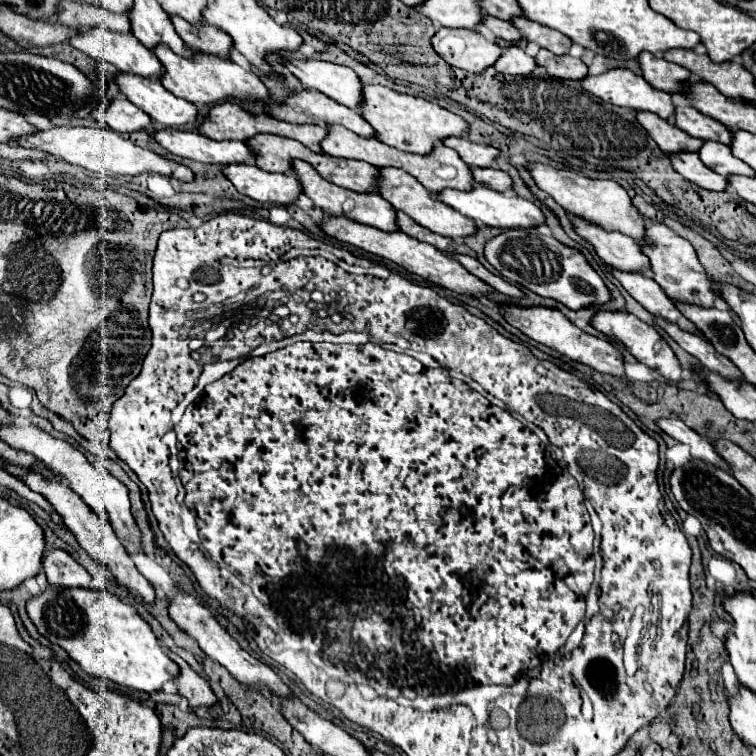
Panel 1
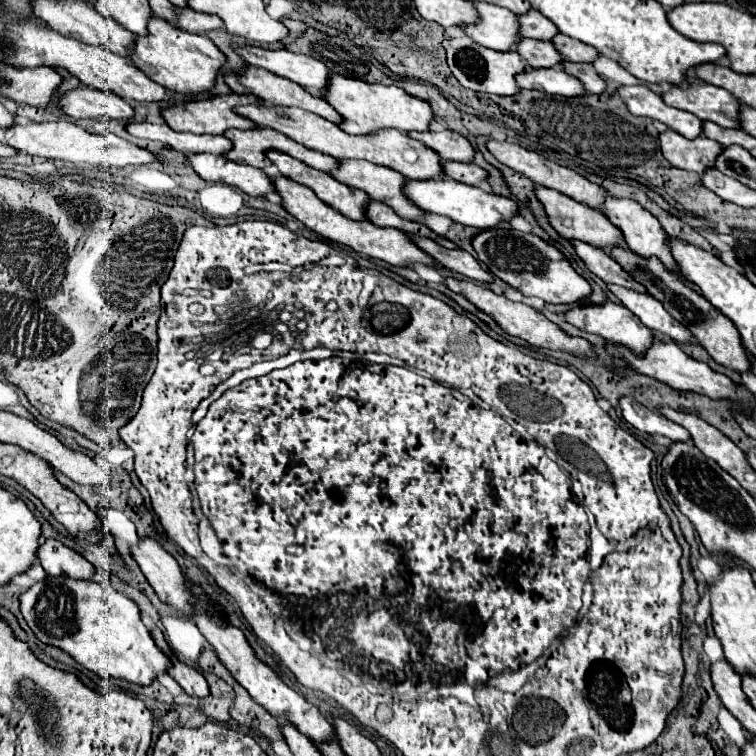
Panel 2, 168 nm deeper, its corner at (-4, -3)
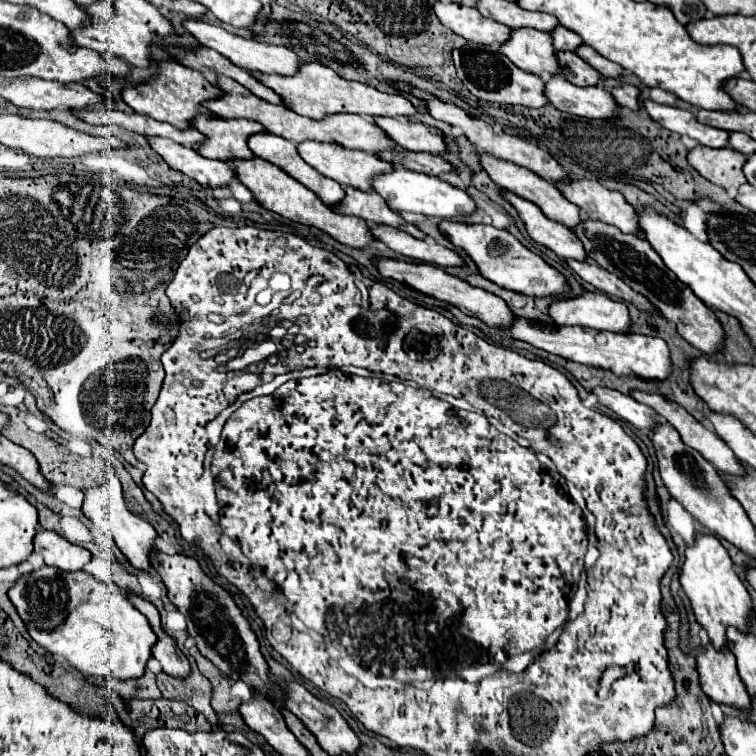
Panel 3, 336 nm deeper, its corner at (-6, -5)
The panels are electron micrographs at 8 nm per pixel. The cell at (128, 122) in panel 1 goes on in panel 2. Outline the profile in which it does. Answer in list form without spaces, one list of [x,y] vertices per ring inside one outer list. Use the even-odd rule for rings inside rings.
[[[80,86],[70,92],[64,92],[58,98],[58,108],[70,118],[114,118],[114,120],[130,120],[134,118],[132,106],[116,96],[114,92],[104,92],[98,88]]]

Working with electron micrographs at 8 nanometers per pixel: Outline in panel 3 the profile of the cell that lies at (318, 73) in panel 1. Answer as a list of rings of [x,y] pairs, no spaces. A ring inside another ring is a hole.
[[[188,20],[186,22],[186,28],[188,32],[192,32],[200,42],[202,46],[206,48],[212,48],[216,52],[220,52],[222,56],[226,56],[228,60],[232,60],[236,66],[242,66],[246,70],[256,70],[256,72],[262,72],[262,74],[280,74],[280,76],[290,76],[290,74],[296,74],[300,70],[300,66],[304,64],[298,54],[294,54],[290,48],[286,46],[272,46],[272,44],[266,44],[266,42],[258,42],[258,40],[246,40],[242,36],[236,36],[236,34],[230,34],[228,30],[220,28],[220,26],[212,26],[212,24],[206,24],[202,20]]]

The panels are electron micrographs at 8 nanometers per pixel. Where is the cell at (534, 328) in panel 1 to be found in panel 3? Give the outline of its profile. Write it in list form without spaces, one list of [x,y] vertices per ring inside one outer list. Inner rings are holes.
[[[382,258],[382,260],[376,260],[376,266],[380,270],[382,276],[386,278],[394,278],[398,282],[404,282],[408,286],[412,286],[414,290],[418,292],[424,292],[428,296],[434,296],[438,300],[446,300],[450,304],[454,304],[456,308],[460,308],[464,314],[468,316],[476,316],[480,318],[484,324],[492,326],[492,328],[500,328],[500,330],[506,330],[512,326],[514,322],[514,312],[508,308],[508,304],[498,298],[496,294],[490,294],[482,288],[476,288],[476,286],[470,286],[468,282],[444,272],[442,268],[438,266],[432,266],[432,264],[410,264],[410,262],[402,262],[402,260],[390,260],[390,258]]]

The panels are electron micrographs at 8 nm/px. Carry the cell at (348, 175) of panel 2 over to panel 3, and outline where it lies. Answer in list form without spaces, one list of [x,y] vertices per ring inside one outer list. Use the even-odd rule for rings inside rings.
[[[302,142],[302,144],[298,144],[298,152],[320,174],[336,180],[342,186],[352,186],[352,188],[358,188],[364,192],[374,192],[374,186],[372,186],[374,178],[394,170],[392,162],[372,158],[370,154],[362,154],[360,150],[342,150],[340,146],[328,146],[328,144],[320,144],[320,142]]]

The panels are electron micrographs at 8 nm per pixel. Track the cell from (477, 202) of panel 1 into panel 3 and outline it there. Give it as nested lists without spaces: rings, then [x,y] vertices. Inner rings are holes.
[[[394,170],[390,174],[380,174],[374,180],[374,188],[396,212],[406,210],[406,212],[418,212],[418,214],[446,218],[446,220],[456,218],[456,216],[472,216],[476,212],[476,204],[466,190],[454,188],[436,176],[418,174],[412,170]]]

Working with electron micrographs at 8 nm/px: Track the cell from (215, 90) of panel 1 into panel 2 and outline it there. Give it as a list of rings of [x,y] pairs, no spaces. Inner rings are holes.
[[[152,16],[148,22],[148,34],[136,36],[136,48],[132,48],[130,60],[148,78],[162,84],[166,90],[180,94],[200,94],[212,90],[216,72],[224,64],[224,54],[210,42],[208,36],[184,32],[166,20]]]

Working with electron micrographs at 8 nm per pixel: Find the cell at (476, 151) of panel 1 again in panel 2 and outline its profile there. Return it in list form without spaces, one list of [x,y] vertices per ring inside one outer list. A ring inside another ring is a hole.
[[[454,130],[442,132],[410,132],[414,140],[420,140],[424,146],[438,152],[442,160],[456,160],[456,162],[472,162],[474,148],[472,144]]]

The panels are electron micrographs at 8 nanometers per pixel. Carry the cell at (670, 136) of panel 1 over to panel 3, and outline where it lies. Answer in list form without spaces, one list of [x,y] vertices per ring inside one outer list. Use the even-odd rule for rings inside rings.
[[[696,146],[688,150],[688,164],[698,170],[706,180],[722,188],[738,188],[746,182],[742,174],[742,162],[746,156],[732,148],[706,148]]]

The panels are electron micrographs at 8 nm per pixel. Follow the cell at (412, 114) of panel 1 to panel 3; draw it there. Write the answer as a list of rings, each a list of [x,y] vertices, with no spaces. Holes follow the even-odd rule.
[[[310,62],[304,64],[302,70],[298,70],[298,74],[290,76],[290,78],[282,78],[276,74],[258,74],[252,72],[260,82],[264,82],[266,86],[270,86],[274,92],[278,92],[282,98],[286,98],[286,104],[290,110],[314,118],[314,120],[322,120],[326,116],[332,114],[358,114],[358,116],[390,116],[390,118],[410,118],[416,114],[416,108],[400,94],[386,94],[380,92],[368,84],[362,82],[350,82],[340,78],[334,70],[330,70],[328,66],[322,66],[318,62]]]

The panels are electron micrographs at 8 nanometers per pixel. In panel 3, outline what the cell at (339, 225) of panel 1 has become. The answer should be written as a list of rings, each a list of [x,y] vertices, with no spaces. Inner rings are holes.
[[[252,158],[252,160],[238,160],[238,162],[234,162],[234,170],[238,174],[238,180],[252,190],[254,198],[264,208],[280,214],[282,218],[288,218],[288,220],[298,222],[298,224],[320,228],[322,232],[330,234],[334,240],[338,240],[340,244],[350,246],[350,248],[360,248],[362,250],[362,248],[368,248],[370,244],[378,242],[372,236],[370,226],[366,222],[362,222],[360,218],[350,218],[350,216],[338,214],[336,210],[332,210],[324,202],[318,202],[318,198],[314,198],[312,190],[306,190],[306,186],[302,186],[292,176],[288,176],[278,166],[274,166],[274,164],[266,162],[266,160],[260,160],[260,158]]]

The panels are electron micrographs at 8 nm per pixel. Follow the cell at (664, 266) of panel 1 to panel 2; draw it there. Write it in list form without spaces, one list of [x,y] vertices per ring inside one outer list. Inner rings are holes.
[[[608,196],[598,210],[602,210],[616,228],[620,228],[630,250],[640,256],[656,256],[664,262],[666,268],[676,272],[676,262],[668,246],[668,234],[638,202],[630,198]]]

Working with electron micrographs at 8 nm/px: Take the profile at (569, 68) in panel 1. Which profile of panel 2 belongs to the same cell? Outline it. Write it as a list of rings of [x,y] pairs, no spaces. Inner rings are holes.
[[[566,62],[562,66],[564,72],[570,72],[572,76],[576,76],[584,88],[592,94],[602,94],[606,90],[606,82],[598,76],[598,72],[594,70],[592,64],[574,64],[574,62]]]

